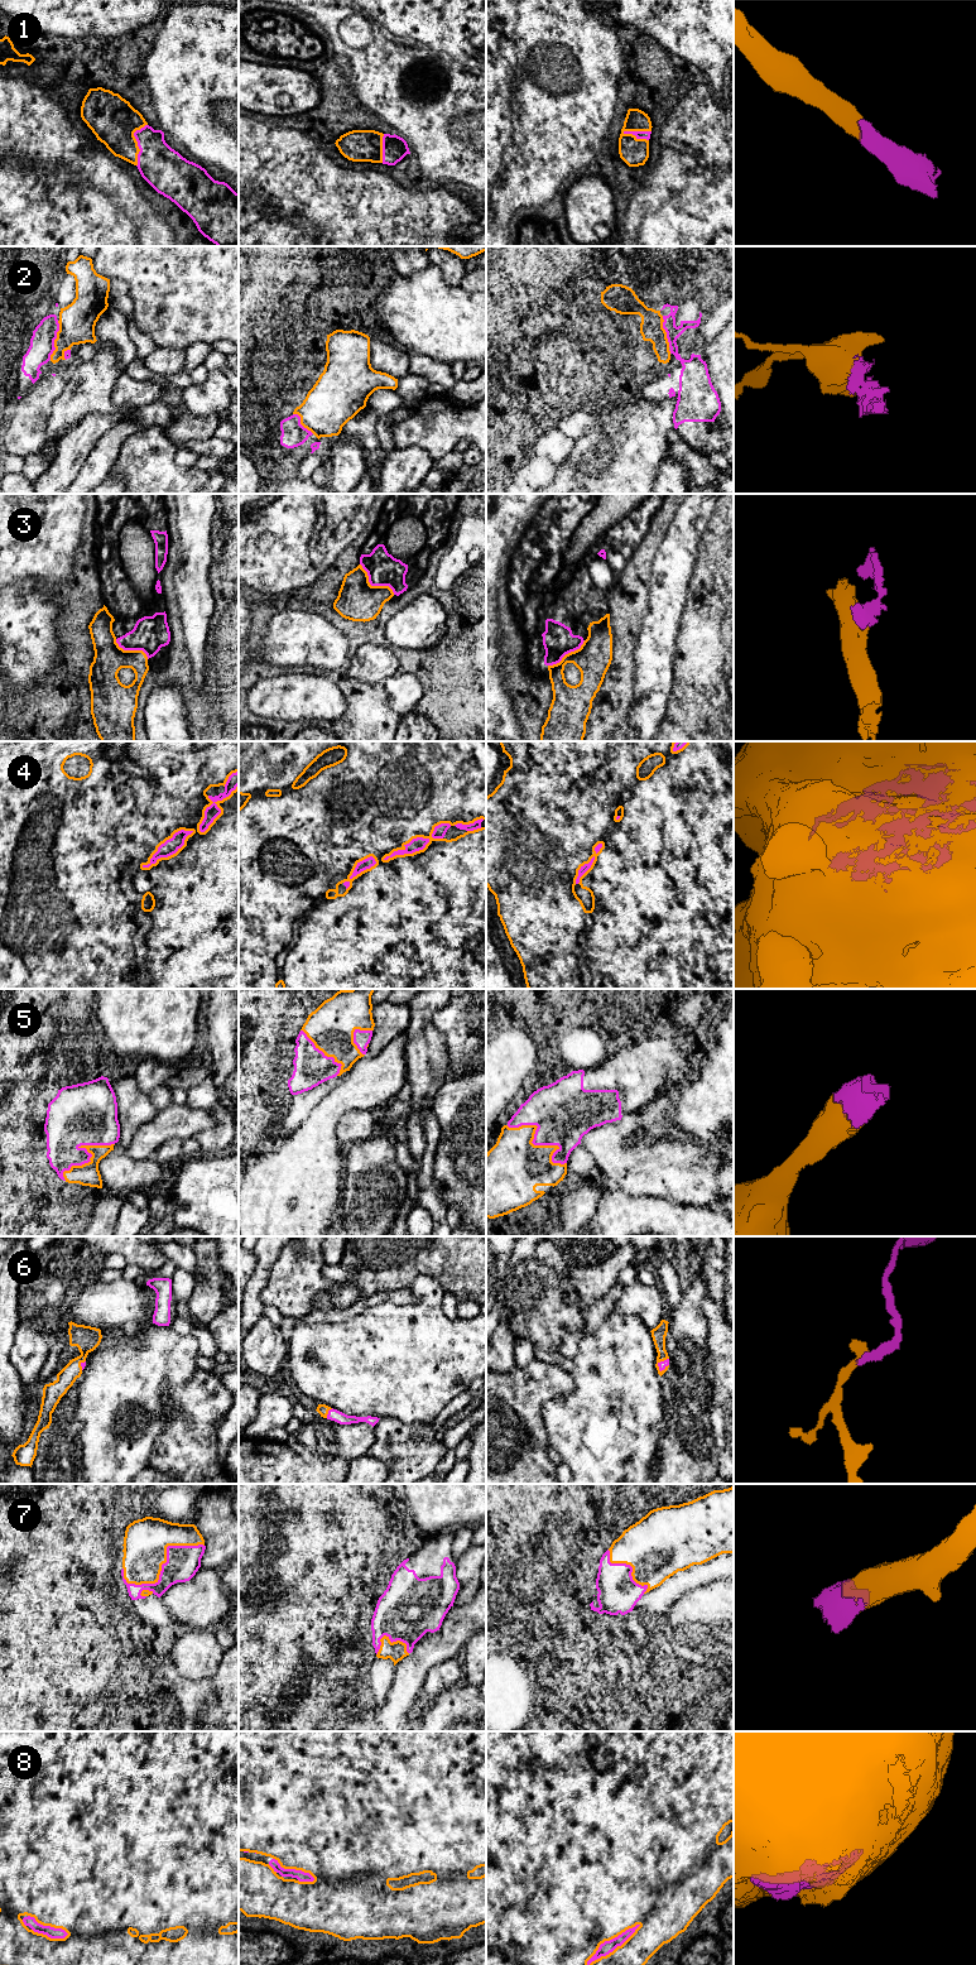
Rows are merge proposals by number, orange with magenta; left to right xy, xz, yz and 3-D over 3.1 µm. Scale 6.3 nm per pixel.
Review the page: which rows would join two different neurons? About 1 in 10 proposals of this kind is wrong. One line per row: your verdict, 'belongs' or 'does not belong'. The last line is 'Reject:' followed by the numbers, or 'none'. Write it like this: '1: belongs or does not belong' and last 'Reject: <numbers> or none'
1: belongs
2: does not belong
3: does not belong
4: belongs
5: belongs
6: belongs
7: belongs
8: belongs
Reject: 2, 3

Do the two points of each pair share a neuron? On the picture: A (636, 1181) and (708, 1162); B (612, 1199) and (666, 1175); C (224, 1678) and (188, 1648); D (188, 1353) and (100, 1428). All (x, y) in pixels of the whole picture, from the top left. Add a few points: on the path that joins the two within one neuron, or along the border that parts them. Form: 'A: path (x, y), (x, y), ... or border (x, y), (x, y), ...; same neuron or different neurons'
A: path (654, 1170), (691, 1170); same neuron
B: border (611, 1185), (631, 1195), (654, 1196); different neurons
C: border (225, 1651), (217, 1671), (210, 1678); different neurons
D: path (164, 1358), (118, 1404); same neuron

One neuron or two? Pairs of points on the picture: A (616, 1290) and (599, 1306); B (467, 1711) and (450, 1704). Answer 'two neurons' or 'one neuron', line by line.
A: one neuron
B: one neuron

